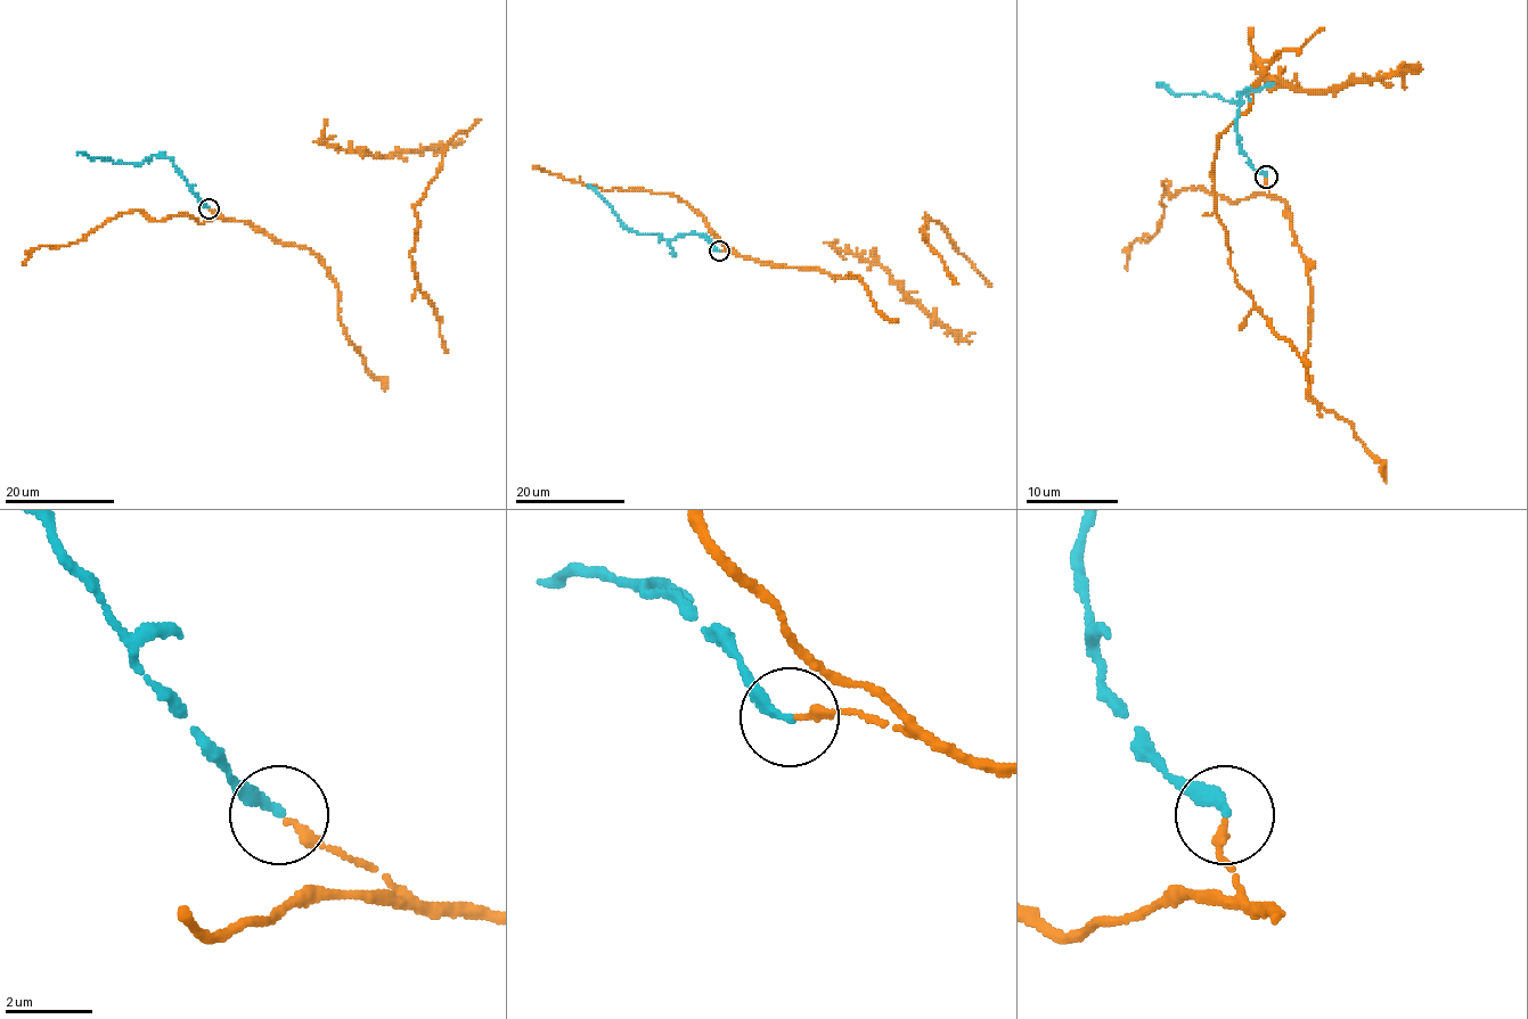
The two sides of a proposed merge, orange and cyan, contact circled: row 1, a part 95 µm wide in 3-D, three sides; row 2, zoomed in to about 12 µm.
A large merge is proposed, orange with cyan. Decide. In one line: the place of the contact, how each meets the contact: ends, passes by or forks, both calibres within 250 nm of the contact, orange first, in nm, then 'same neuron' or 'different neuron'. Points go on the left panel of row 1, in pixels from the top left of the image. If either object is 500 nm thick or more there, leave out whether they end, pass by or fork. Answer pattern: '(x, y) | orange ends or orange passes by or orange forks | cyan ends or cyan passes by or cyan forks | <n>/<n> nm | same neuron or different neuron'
(209, 208) | orange ends | cyan ends | 200/260 nm | same neuron

